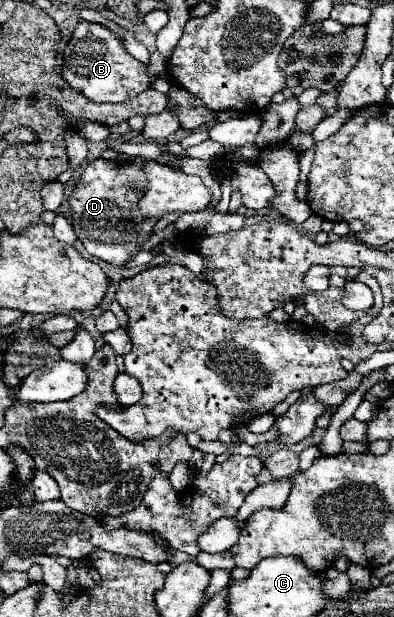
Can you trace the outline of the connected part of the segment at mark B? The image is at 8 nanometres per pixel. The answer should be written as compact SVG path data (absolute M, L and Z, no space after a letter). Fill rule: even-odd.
M79 21L61 59L61 77L95 103L123 103L149 89L147 67L129 55L123 41L101 23Z

